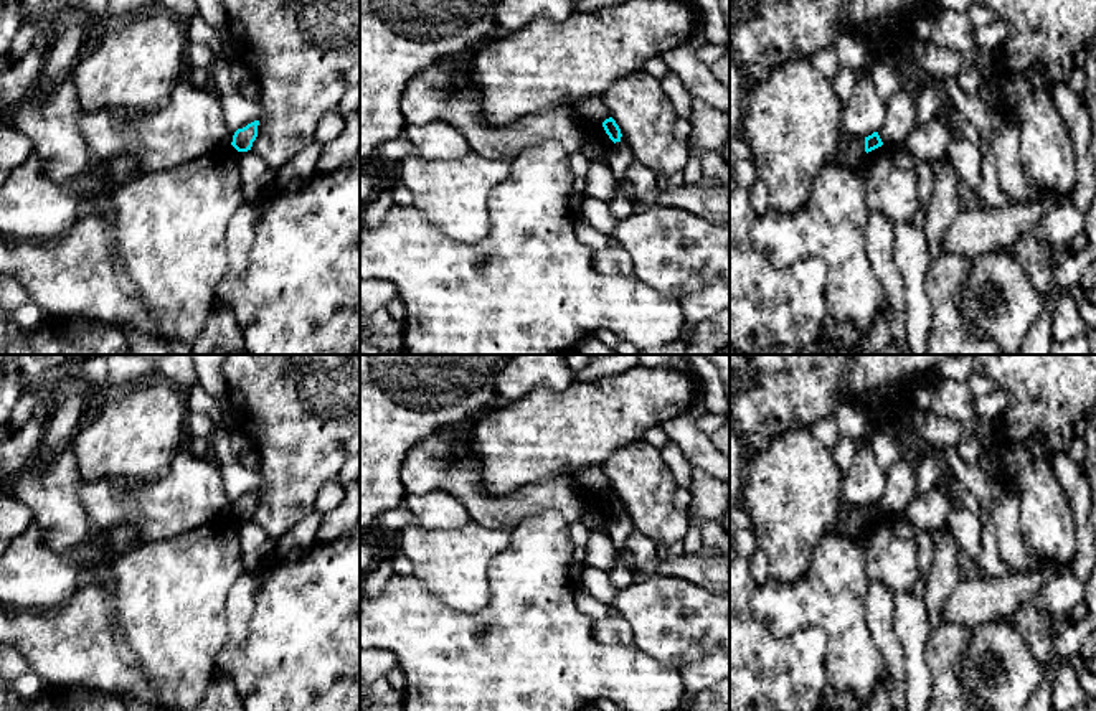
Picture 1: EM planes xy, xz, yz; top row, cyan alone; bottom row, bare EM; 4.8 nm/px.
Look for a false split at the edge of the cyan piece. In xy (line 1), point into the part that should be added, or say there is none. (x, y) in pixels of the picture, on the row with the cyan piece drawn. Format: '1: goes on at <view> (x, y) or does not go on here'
1: does not go on here

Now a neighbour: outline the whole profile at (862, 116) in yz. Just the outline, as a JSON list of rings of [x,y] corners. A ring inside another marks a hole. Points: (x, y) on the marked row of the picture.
[[[870,68],[857,74],[853,94],[843,106],[843,130],[865,139],[876,132],[885,119],[885,102],[878,97]]]

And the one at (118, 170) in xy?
[[[117,157],[109,162],[97,162],[96,168],[79,177],[74,183],[79,196],[89,196],[109,185],[120,185],[139,172],[137,163],[129,157]]]

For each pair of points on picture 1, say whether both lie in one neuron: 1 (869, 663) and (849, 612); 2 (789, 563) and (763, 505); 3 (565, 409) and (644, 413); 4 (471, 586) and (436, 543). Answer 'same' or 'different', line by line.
1: same
2: same
3: same
4: same

